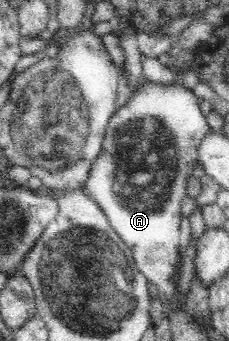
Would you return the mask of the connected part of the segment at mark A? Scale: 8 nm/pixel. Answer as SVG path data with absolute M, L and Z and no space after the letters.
M146 80L142 88L136 90L136 94L130 98L130 102L112 114L101 152L96 157L96 162L92 164L88 180L81 188L84 196L98 205L108 219L109 225L133 252L137 271L157 288L157 299L164 306L172 306L172 302L178 298L180 288L178 280L182 252L178 242L183 214L179 202L187 195L186 183L197 167L197 142L206 132L210 132L197 99L192 91L181 85L165 86Z

